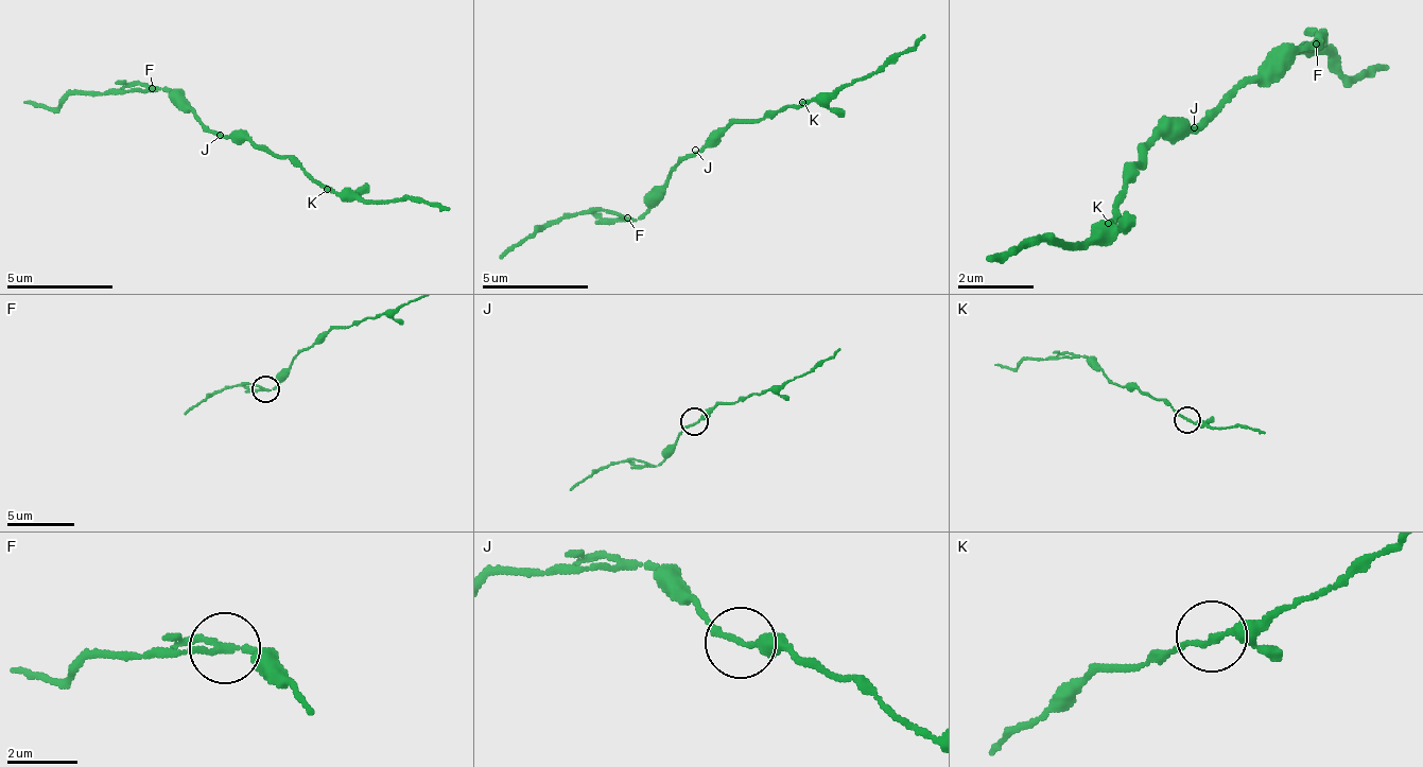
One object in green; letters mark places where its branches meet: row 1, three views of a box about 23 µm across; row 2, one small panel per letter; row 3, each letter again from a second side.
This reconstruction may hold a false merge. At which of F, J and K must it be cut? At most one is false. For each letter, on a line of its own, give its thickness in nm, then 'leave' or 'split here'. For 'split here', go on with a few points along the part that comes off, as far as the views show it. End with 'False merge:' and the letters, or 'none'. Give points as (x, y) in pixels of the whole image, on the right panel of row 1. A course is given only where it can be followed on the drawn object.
F: 180 nm | split here | (1318, 41), (1299, 51), (1308, 51), (1347, 80), (1385, 70)
J: 190 nm | leave
K: 180 nm | leave
False merge: F

